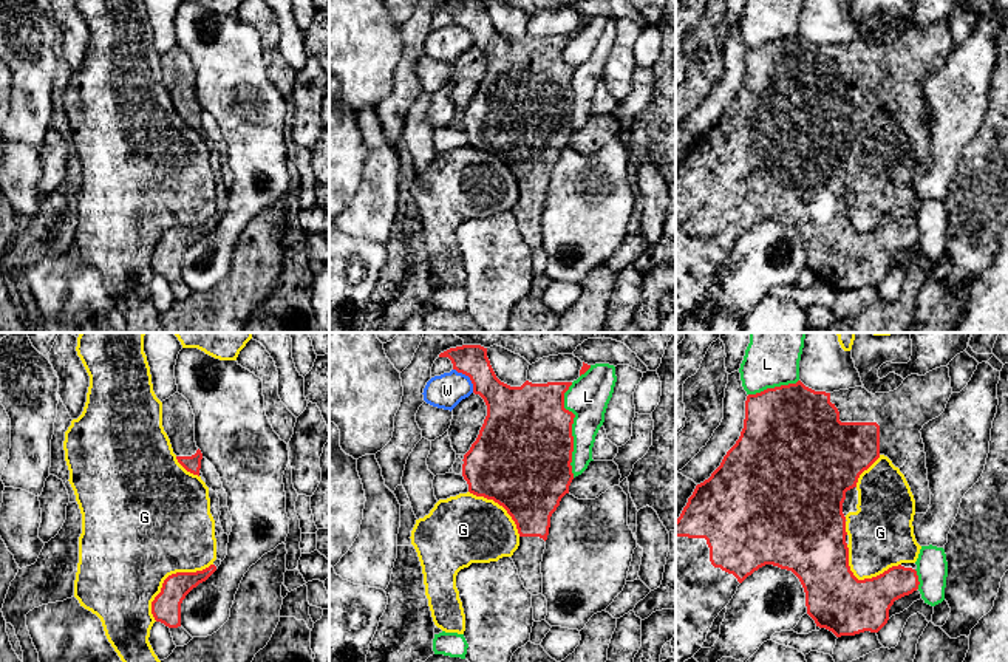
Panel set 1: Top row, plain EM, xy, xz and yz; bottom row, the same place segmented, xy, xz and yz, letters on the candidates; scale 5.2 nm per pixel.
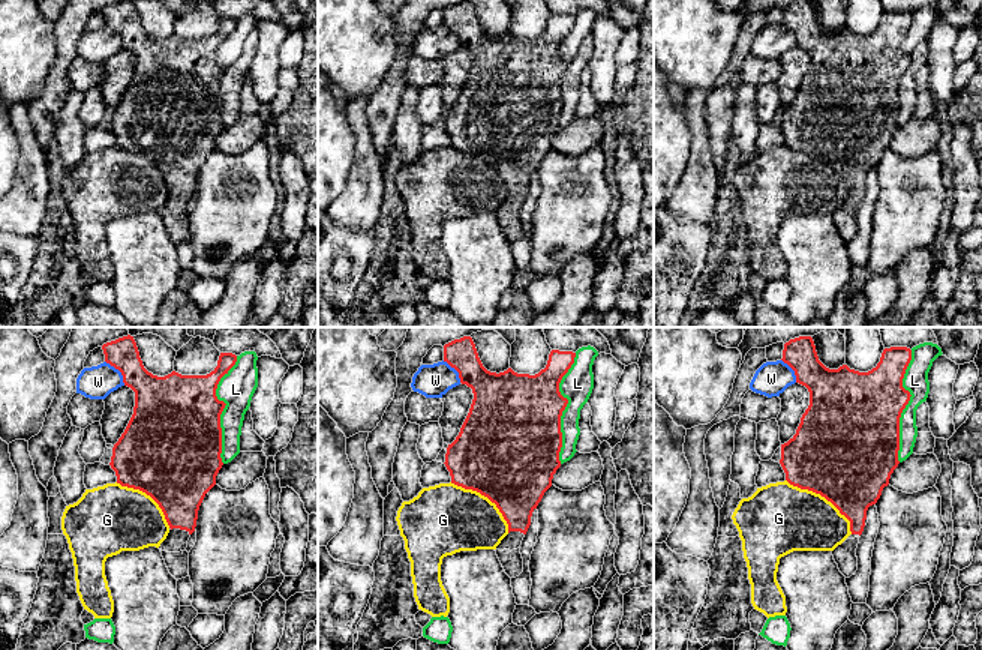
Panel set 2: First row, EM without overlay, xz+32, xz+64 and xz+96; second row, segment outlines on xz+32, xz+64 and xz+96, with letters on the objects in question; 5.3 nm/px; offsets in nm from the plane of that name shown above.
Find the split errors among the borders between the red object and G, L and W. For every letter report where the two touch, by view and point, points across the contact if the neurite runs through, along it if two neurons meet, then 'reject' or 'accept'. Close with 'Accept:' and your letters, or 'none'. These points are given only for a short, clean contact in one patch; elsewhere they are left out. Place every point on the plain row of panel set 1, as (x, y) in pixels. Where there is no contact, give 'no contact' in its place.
G: xy (169, 229) | reject
L: xz (571, 82) | reject
W: xz (469, 30) | reject
Accept: none

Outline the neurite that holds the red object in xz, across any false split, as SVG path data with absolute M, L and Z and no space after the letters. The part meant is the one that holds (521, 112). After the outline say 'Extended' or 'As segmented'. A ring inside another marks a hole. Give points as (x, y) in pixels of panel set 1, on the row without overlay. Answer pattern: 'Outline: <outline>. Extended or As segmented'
Outline: M456 0L441 6L439 11L448 11L453 23L468 29L473 46L479 48L487 59L479 88L462 113L462 130L468 145L493 153L512 170L519 187L519 200L510 212L524 241L532 249L543 247L541 215L550 170L561 152L569 147L574 133L570 116L575 68L564 62L564 46L572 36L526 34L521 40L510 40L496 31L484 0Z. Extended

